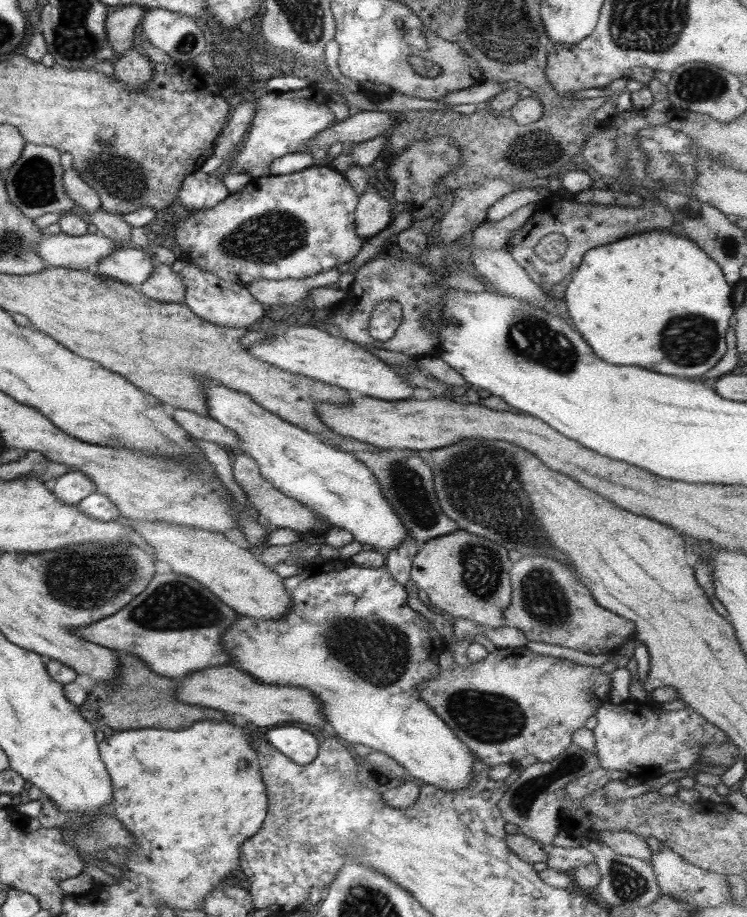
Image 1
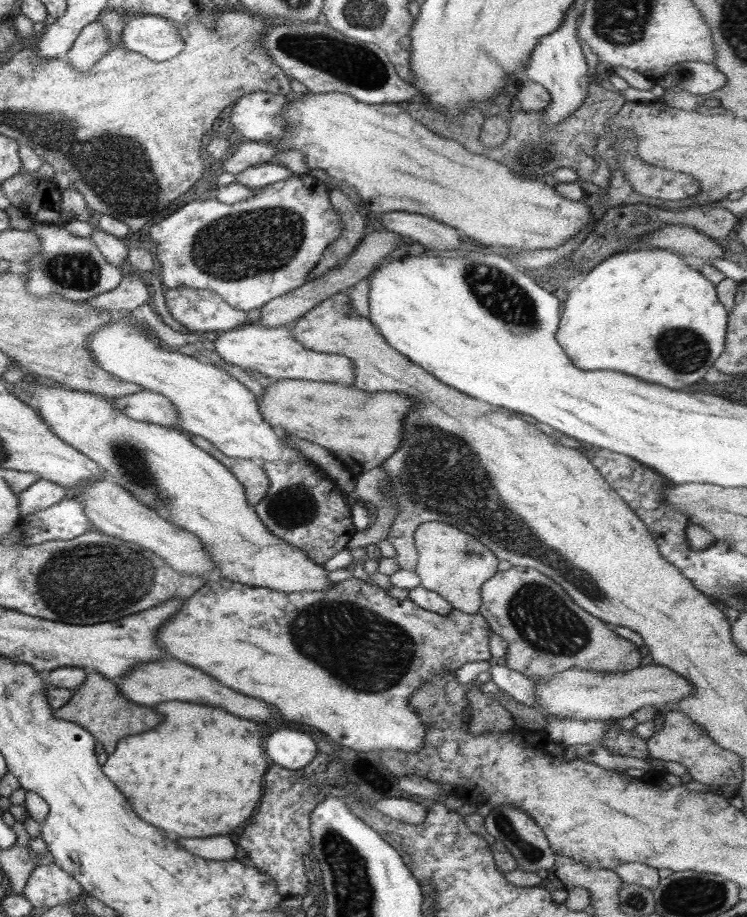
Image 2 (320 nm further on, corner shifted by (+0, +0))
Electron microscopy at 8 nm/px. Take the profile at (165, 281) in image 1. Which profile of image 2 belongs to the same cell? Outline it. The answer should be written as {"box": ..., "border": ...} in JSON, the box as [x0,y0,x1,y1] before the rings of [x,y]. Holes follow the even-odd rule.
{"box":[87,271,150,314],"border":[[[128,271],[116,288],[93,296],[87,302],[96,310],[108,310],[112,314],[119,314],[123,311],[135,313],[140,308],[146,307],[148,300],[150,300],[148,284],[140,275],[136,275],[136,272]]]}

